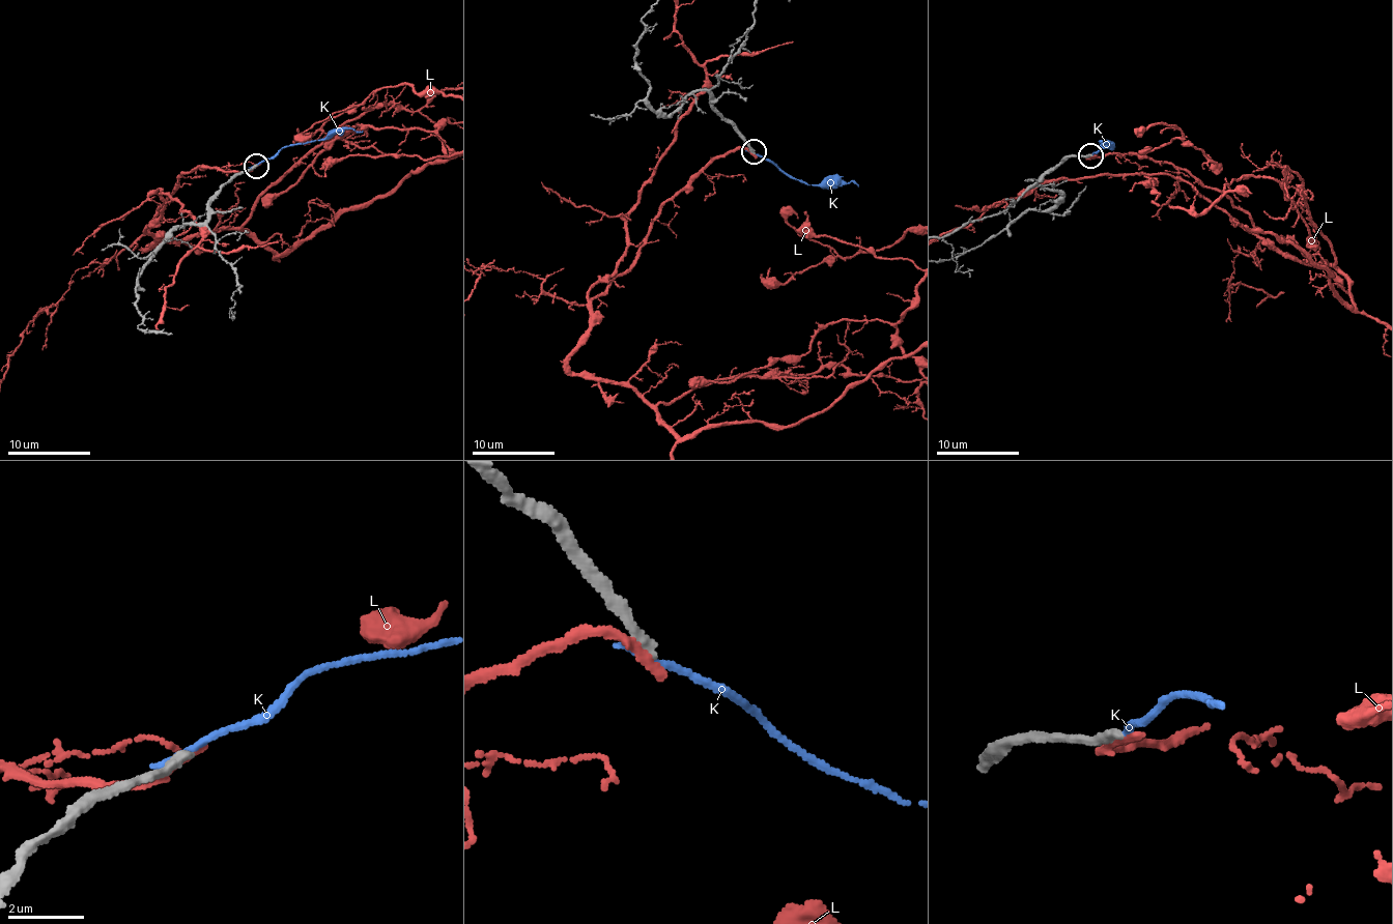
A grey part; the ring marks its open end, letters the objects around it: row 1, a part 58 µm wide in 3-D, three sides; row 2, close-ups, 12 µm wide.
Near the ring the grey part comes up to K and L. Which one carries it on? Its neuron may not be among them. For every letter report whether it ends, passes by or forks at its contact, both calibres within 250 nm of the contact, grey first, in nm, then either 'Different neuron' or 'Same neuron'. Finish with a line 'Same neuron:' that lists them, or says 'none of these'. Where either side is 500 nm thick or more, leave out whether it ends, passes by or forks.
K: It ends there. Thickness 320 nm (grey) against 240 nm. Different neuron
L: It ends there. Thickness 320 nm (grey) against 280 nm. Different neuron
Same neuron: none of these

